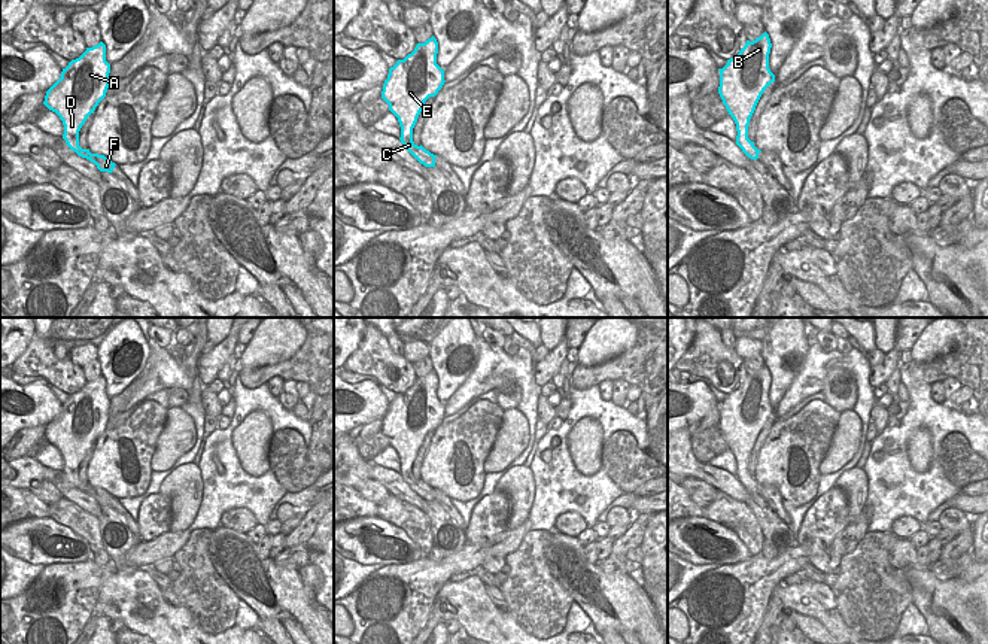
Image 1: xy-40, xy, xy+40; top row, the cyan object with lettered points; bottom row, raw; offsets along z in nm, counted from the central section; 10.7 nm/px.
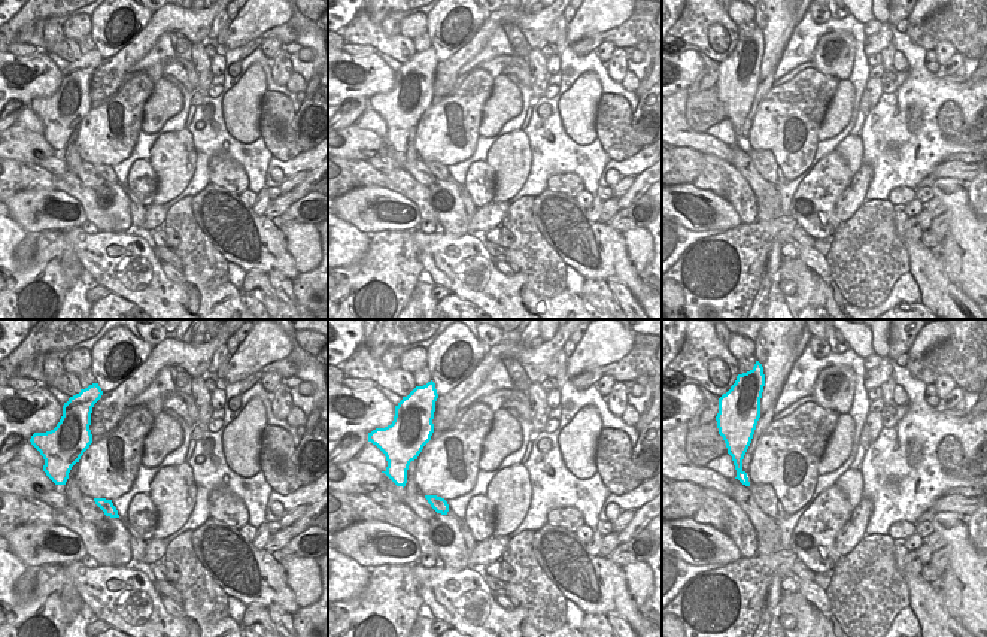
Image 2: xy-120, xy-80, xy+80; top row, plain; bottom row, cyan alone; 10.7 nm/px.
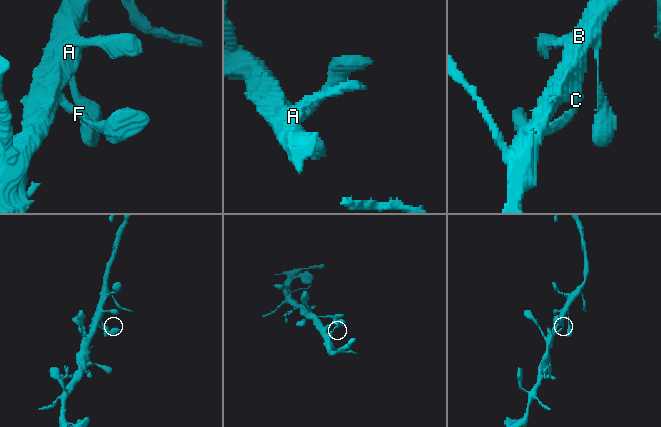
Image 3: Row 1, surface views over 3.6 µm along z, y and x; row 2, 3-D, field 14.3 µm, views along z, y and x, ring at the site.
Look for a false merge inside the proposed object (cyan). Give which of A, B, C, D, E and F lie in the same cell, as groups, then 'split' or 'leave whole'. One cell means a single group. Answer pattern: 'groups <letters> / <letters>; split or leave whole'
groups A B C D E F; leave whole

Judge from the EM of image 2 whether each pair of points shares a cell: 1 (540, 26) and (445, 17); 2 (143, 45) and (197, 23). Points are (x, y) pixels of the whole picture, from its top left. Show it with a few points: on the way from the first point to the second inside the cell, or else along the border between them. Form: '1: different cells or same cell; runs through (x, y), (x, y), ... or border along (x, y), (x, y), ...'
1: different cells; border along (488, 15), (477, 32), (461, 46)
2: same cell; runs through (155, 32), (164, 23), (184, 23)

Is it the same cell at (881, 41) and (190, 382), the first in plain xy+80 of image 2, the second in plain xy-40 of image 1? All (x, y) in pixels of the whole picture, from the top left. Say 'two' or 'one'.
two

